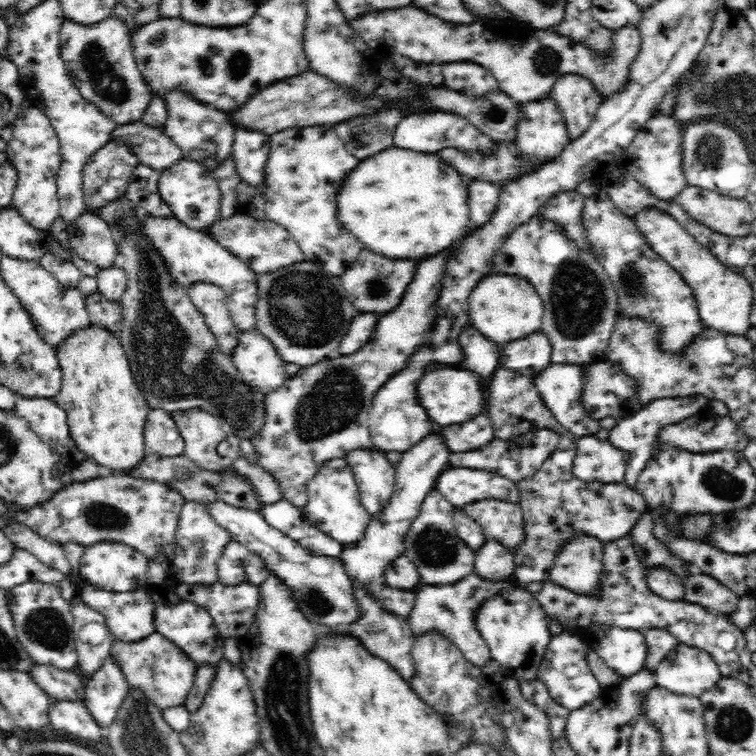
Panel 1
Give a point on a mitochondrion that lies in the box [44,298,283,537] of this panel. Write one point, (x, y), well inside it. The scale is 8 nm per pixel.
(103, 515)

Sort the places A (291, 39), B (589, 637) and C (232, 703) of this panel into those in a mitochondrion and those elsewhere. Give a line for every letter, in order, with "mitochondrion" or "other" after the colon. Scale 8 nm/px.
A: other
B: other
C: other

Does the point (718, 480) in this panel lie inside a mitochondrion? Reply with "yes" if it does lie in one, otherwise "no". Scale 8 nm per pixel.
yes

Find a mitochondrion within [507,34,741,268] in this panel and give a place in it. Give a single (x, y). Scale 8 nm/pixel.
(544, 64)

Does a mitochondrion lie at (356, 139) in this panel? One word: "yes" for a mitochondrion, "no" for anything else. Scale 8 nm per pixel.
no

